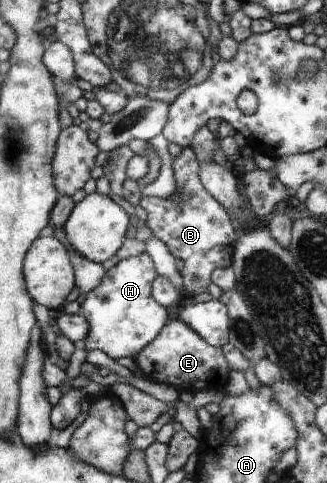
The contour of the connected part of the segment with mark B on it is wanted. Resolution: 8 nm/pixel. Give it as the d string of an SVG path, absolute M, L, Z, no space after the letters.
M183 147L177 157L172 157L176 190L181 197L181 205L171 201L171 197L143 195L141 207L147 211L147 227L152 235L167 246L167 249L177 258L183 259L184 268L181 277L184 281L185 293L190 296L207 291L211 283L211 273L217 267L232 265L233 248L236 242L236 229L231 226L230 215L225 211L224 204L208 192L201 183L199 175L199 158L191 147Z

